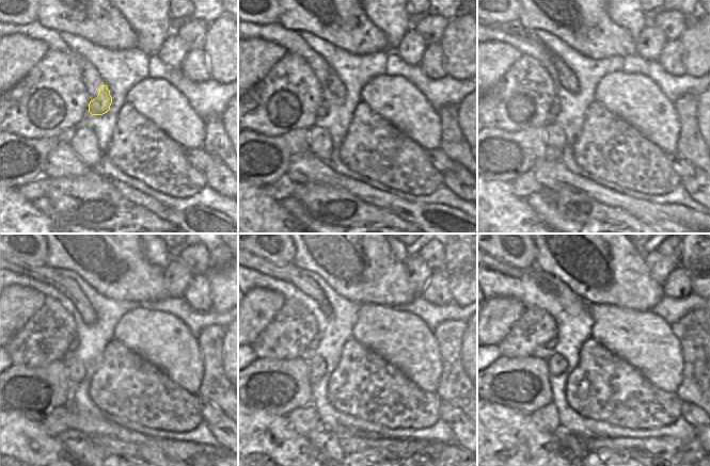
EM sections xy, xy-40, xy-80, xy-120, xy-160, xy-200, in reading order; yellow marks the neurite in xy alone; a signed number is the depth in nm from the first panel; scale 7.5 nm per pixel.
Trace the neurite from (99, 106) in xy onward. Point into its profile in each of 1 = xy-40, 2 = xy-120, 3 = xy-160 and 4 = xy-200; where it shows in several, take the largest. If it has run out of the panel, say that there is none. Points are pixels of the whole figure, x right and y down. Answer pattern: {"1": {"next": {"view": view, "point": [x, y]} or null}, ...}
{"1": {"next": {"view": "xy-40", "point": [334, 84]}}, "2": {"next": {"view": "xy-120", "point": [49, 275]}}, "3": {"next": {"view": "xy-160", "point": [290, 273]}}, "4": {"next": {"view": "xy-200", "point": [499, 266]}}}

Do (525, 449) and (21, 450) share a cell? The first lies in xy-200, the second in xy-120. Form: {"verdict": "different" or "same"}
{"verdict": "same"}

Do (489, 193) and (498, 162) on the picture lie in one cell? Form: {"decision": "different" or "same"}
{"decision": "different"}

